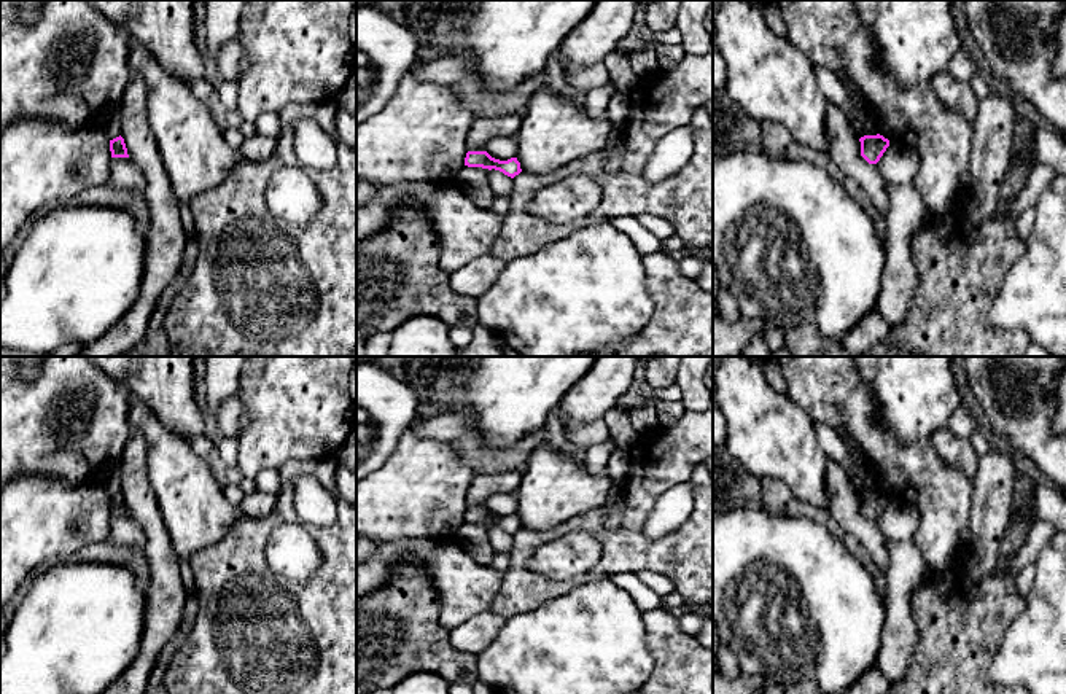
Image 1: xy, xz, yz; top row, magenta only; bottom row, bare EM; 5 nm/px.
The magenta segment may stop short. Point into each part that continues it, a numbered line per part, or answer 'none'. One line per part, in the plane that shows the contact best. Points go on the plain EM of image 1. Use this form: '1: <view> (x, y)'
none

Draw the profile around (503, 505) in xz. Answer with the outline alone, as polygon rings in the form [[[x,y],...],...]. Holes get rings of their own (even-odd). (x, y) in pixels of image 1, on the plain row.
[[[515,492],[512,493],[495,493],[488,497],[485,508],[500,517],[508,517],[511,514],[517,514],[519,500]]]

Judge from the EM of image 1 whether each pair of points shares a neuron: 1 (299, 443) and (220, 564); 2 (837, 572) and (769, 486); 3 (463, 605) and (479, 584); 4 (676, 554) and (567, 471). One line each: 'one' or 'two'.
1: two
2: two
3: one
4: two

